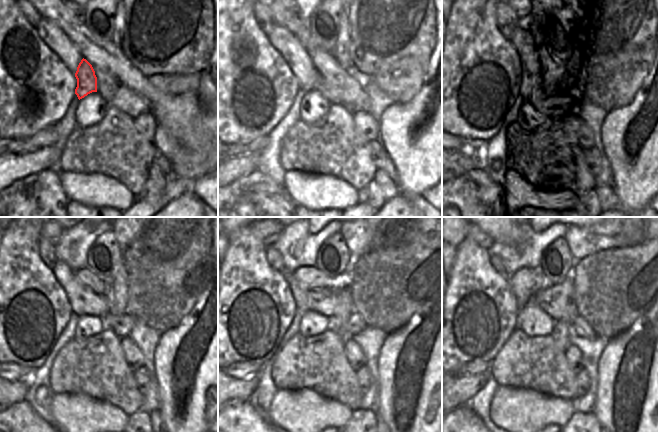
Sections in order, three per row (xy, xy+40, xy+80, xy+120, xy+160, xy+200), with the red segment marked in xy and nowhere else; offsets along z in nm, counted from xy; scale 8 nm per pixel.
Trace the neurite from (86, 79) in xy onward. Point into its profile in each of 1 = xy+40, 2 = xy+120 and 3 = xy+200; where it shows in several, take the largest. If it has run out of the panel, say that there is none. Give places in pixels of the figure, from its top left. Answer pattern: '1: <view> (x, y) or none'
1: xy+40 (321, 87)
2: xy+120 (122, 324)
3: xy+200 (580, 327)

